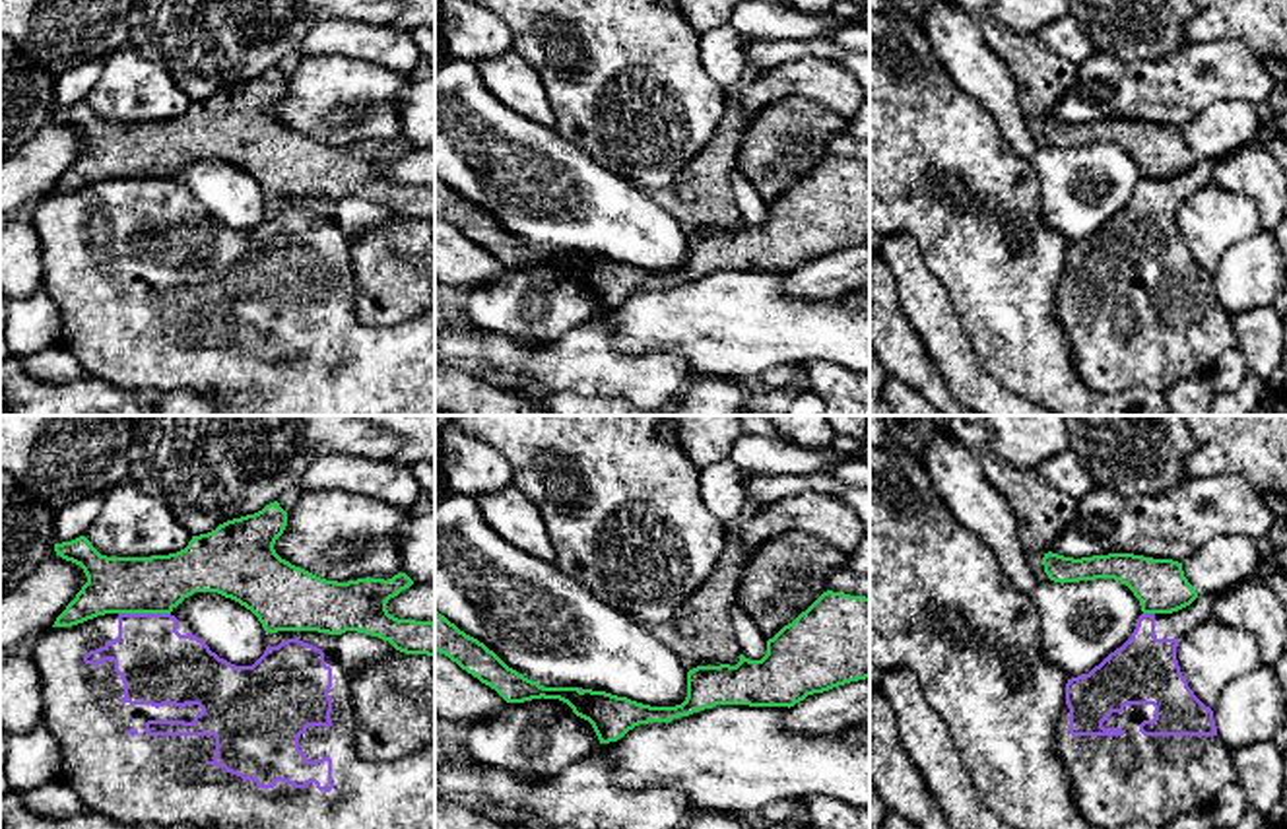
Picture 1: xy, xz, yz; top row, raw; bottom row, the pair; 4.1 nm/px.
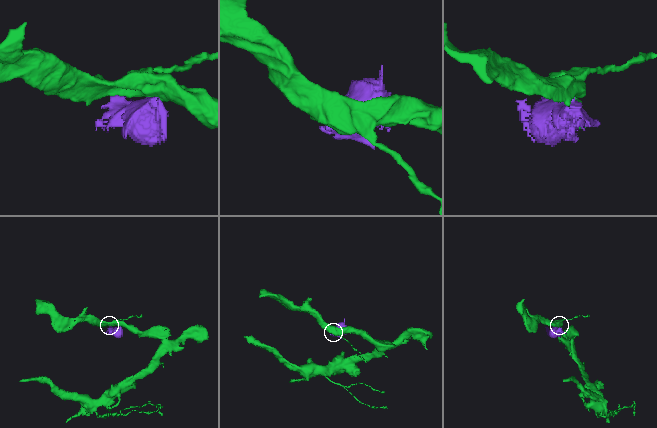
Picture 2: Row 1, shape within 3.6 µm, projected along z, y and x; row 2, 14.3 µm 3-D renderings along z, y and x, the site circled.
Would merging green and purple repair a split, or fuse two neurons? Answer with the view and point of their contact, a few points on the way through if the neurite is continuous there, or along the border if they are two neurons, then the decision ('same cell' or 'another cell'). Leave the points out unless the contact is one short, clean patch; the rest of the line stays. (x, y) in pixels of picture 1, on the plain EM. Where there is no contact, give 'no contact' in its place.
contact xy (144, 177); another cell

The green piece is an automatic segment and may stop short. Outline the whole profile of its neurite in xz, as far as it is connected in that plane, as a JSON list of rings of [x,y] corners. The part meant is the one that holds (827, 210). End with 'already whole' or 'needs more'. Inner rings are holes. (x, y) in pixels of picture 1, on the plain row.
[[[833,155],[823,157],[806,177],[767,206],[767,219],[761,225],[749,225],[740,219],[740,227],[736,231],[720,229],[689,235],[687,262],[676,272],[650,272],[606,256],[544,252],[509,233],[493,216],[460,196],[437,175],[435,216],[448,221],[481,249],[495,254],[507,268],[524,268],[542,262],[567,268],[577,282],[592,289],[600,309],[610,309],[617,307],[639,289],[672,287],[674,283],[689,282],[716,270],[790,274],[808,260],[870,243],[870,163]]]; already whole

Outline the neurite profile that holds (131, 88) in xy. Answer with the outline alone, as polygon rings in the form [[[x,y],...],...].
[[[124,47],[105,58],[103,74],[85,103],[107,122],[151,122],[184,115],[192,99],[165,68]]]

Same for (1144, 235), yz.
[[[1213,161],[1198,163],[1172,179],[1141,179],[1132,202],[1089,239],[1068,245],[1066,270],[1058,282],[1056,316],[1068,338],[1073,365],[1085,384],[1116,394],[1130,388],[1165,392],[1182,379],[1207,375],[1215,359],[1237,348],[1231,316],[1219,307],[1213,276],[1188,252],[1176,212],[1196,190],[1213,182]]]

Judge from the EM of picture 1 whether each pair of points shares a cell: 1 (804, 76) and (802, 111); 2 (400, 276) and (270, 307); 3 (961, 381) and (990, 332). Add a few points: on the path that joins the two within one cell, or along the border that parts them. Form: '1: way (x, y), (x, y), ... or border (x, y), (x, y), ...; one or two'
1: border (759, 109), (791, 96), (806, 96), (843, 119); two
2: border (348, 241), (356, 315), (379, 327); two
3: border (959, 315), (959, 325), (977, 362), (1008, 391); two

